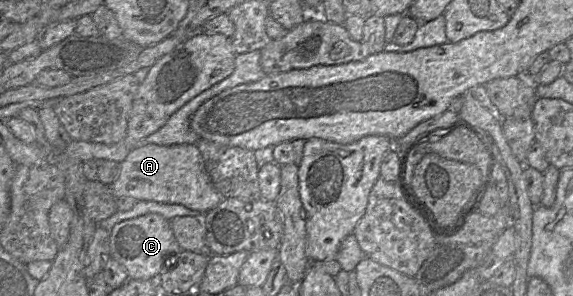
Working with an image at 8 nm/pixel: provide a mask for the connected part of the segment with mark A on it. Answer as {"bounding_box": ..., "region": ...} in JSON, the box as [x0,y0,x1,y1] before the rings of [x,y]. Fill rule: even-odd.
{"bounding_box":[109,144,223,214],"region":[[[195,144],[138,145],[120,163],[120,173],[109,186],[117,199],[127,196],[137,201],[180,204],[204,214],[215,208],[223,199],[213,186],[205,170],[202,155]]]}

